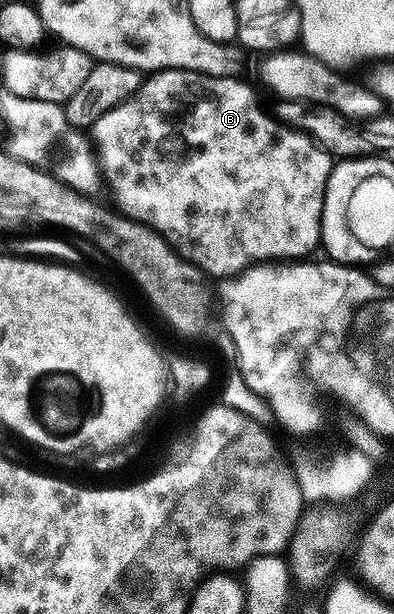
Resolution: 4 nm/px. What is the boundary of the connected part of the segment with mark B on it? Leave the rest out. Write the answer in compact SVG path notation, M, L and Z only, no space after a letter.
M156 71L148 74L144 78L143 84L140 85L135 92L133 92L129 98L121 105L117 105L113 109L109 109L109 113L105 113L105 117L101 117L96 121L93 128L93 143L97 148L97 162L101 168L102 178L105 180L105 187L111 190L111 195L115 198L114 206L118 208L122 214L127 215L131 219L136 219L139 223L144 223L146 227L152 227L160 237L171 248L178 253L186 263L192 263L195 267L199 268L203 272L204 276L211 277L211 275L219 275L218 277L230 277L232 275L238 275L240 271L246 271L248 267L258 264L260 261L266 260L266 255L281 255L277 257L284 257L289 261L299 261L310 253L314 247L318 248L321 243L321 232L323 230L323 202L325 201L325 189L327 188L327 182L331 176L331 168L333 166L333 156L331 152L327 151L323 147L320 147L310 135L304 133L304 131L297 131L294 127L287 127L284 123L280 123L275 118L274 114L263 112L263 107L259 104L259 99L255 96L255 91L249 84L243 83L239 79L226 79L225 77L213 77L212 75L202 75L196 71Z

